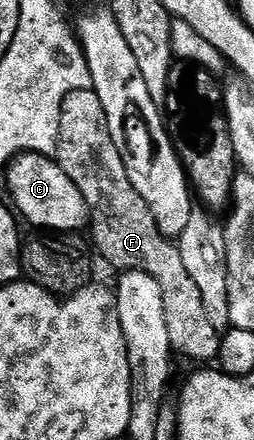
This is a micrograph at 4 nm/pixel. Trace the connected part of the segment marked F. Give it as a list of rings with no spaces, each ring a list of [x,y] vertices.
[[[92,88],[70,91],[70,95],[66,95],[54,160],[82,193],[92,227],[91,240],[94,245],[96,240],[101,255],[120,271],[140,269],[155,277],[161,288],[171,348],[192,361],[208,361],[211,357],[213,360],[220,351],[221,334],[211,325],[199,288],[187,273],[177,246],[160,234],[146,199],[142,199],[134,183],[130,183],[122,155],[118,155],[118,147],[114,147],[110,135],[102,99],[98,99]]]

